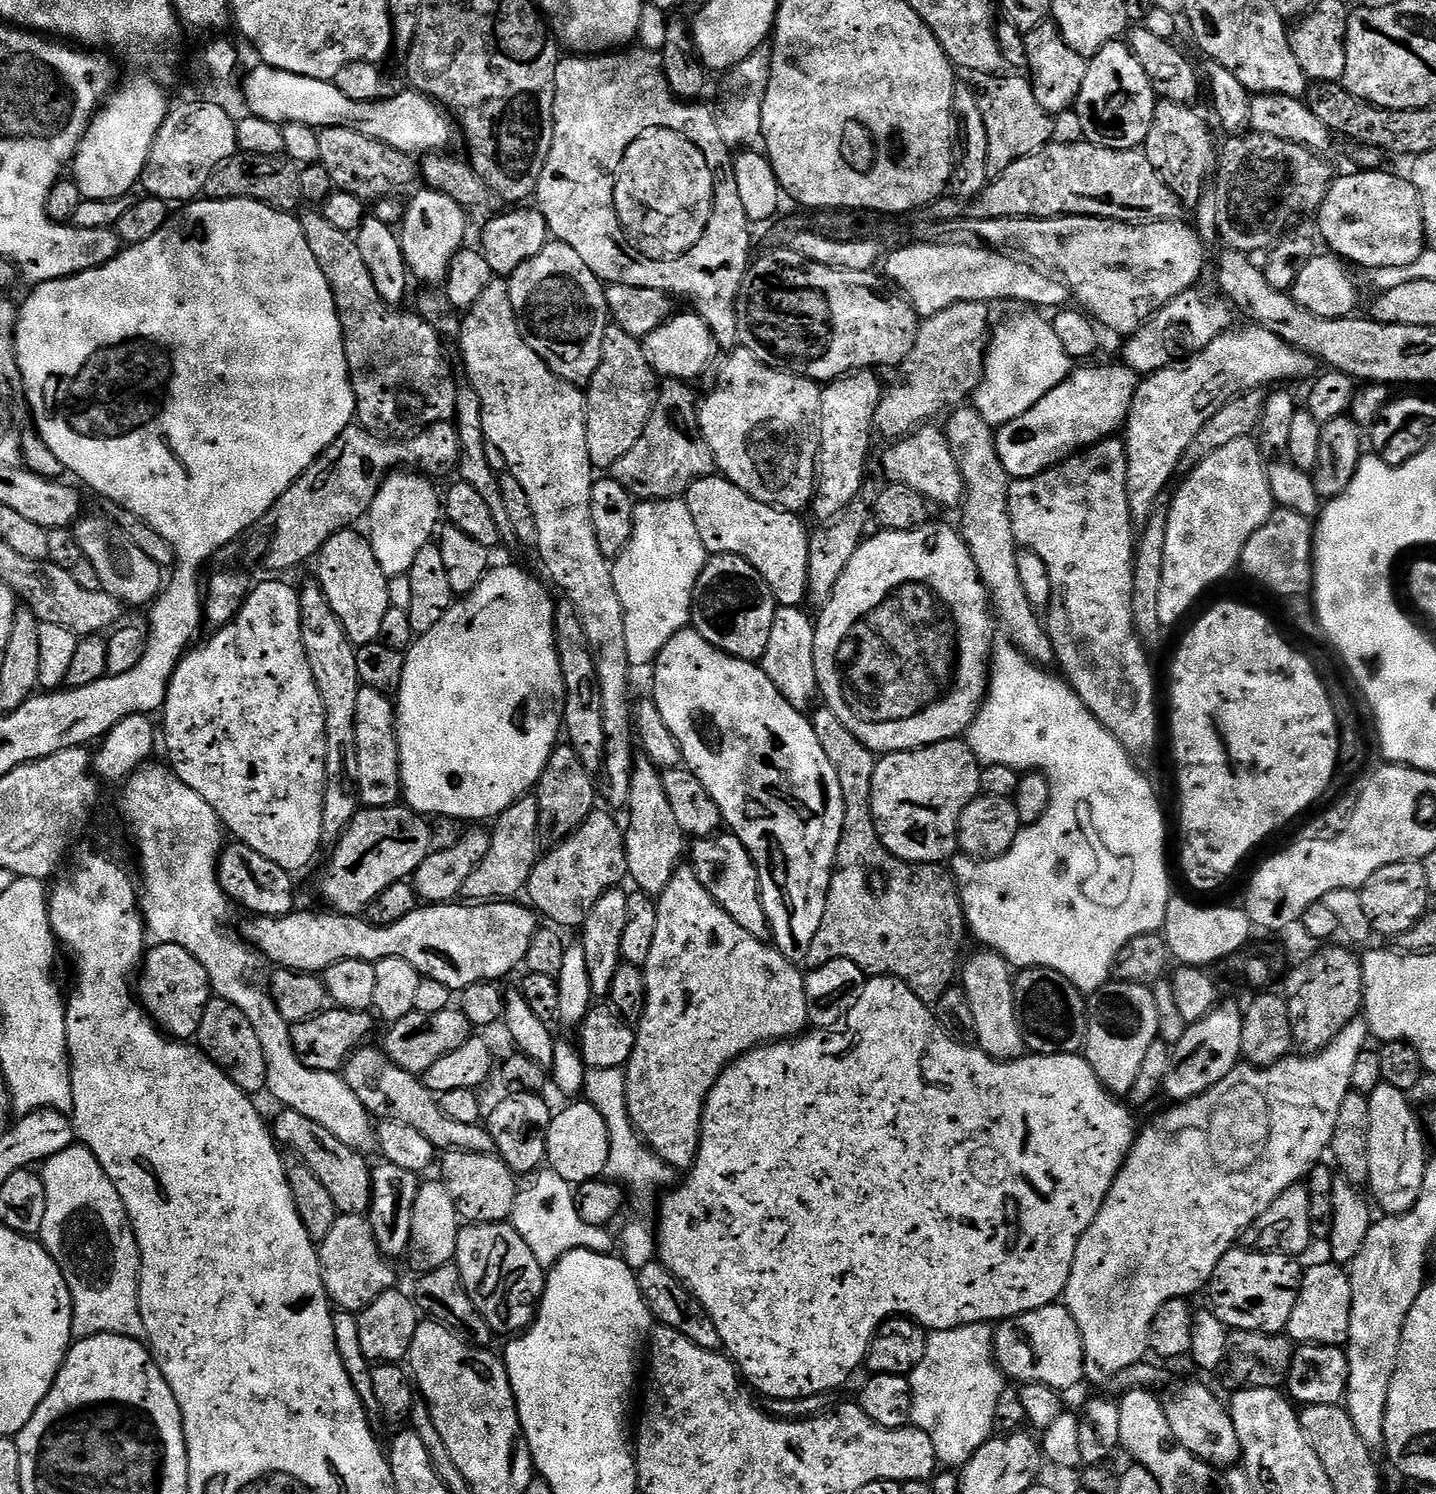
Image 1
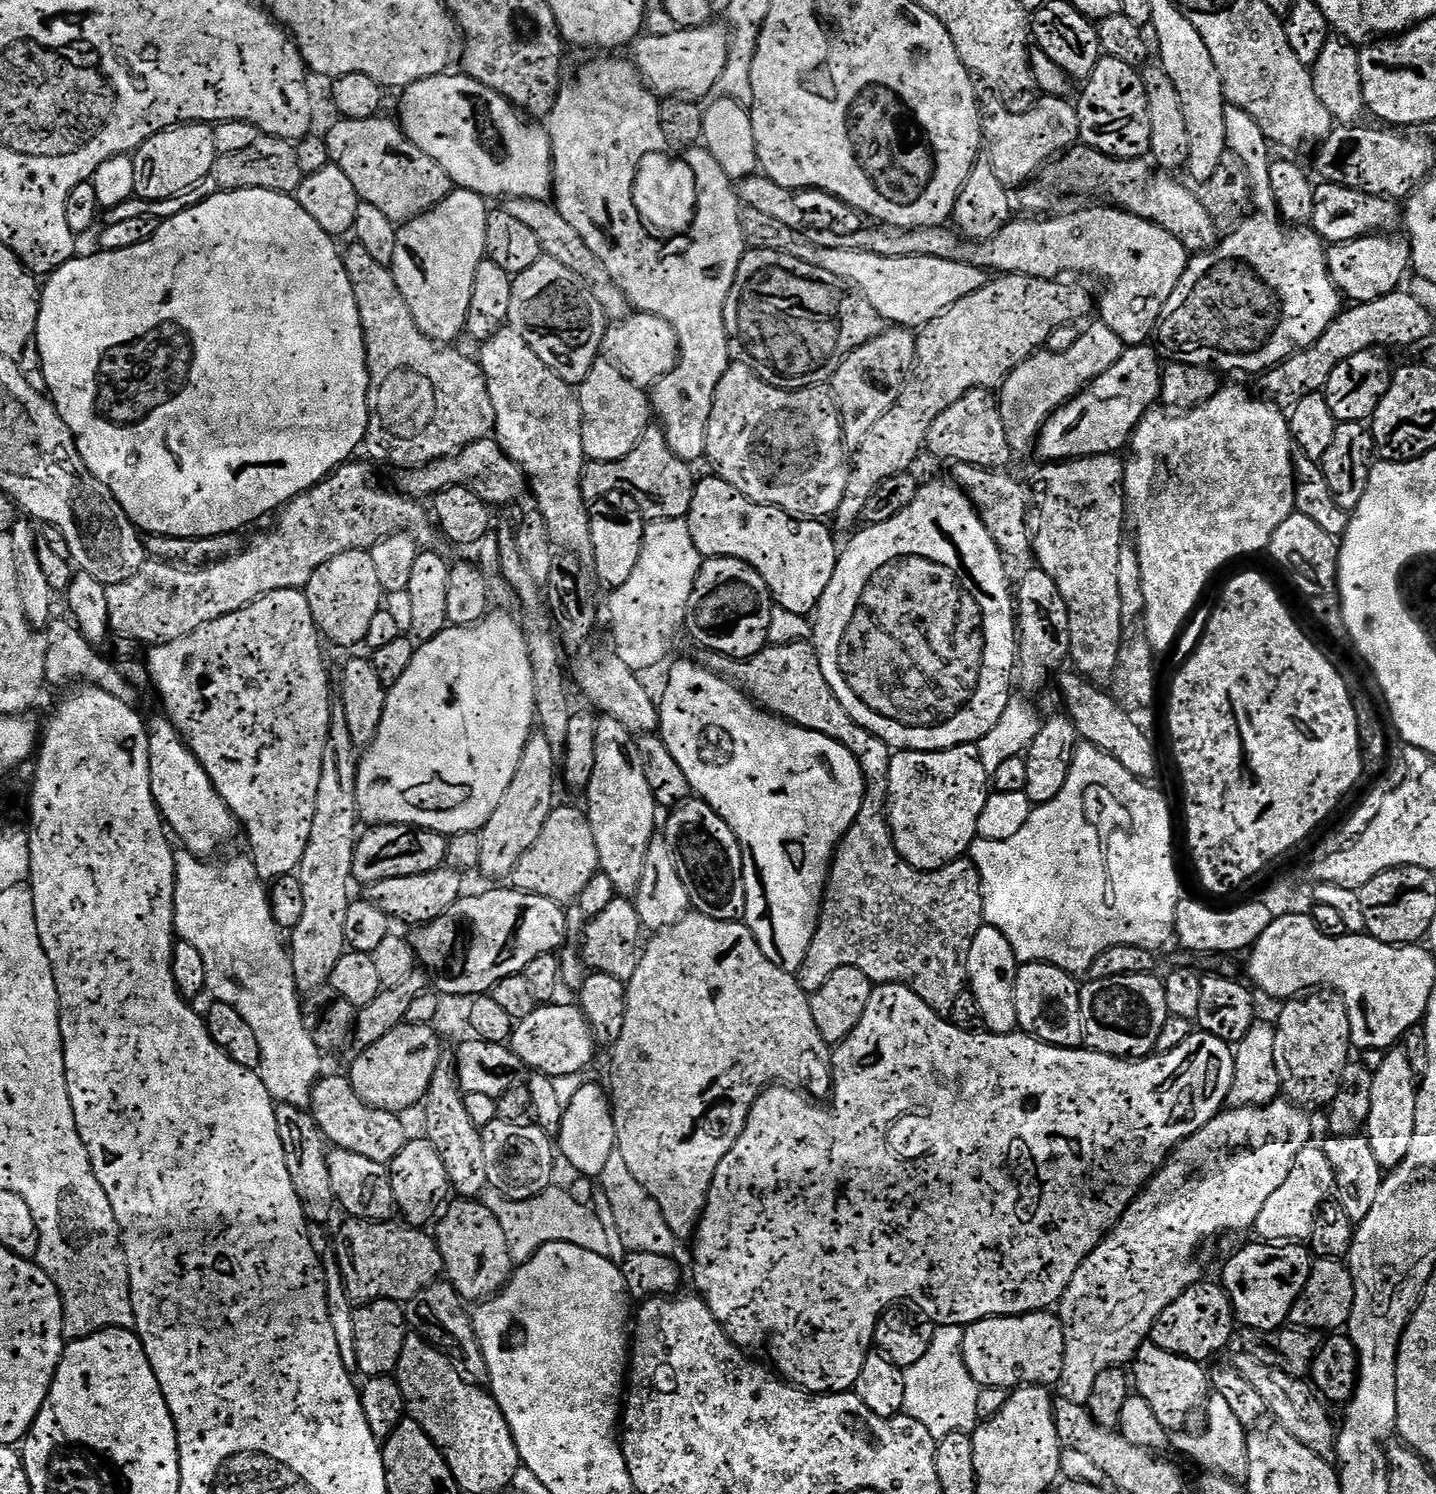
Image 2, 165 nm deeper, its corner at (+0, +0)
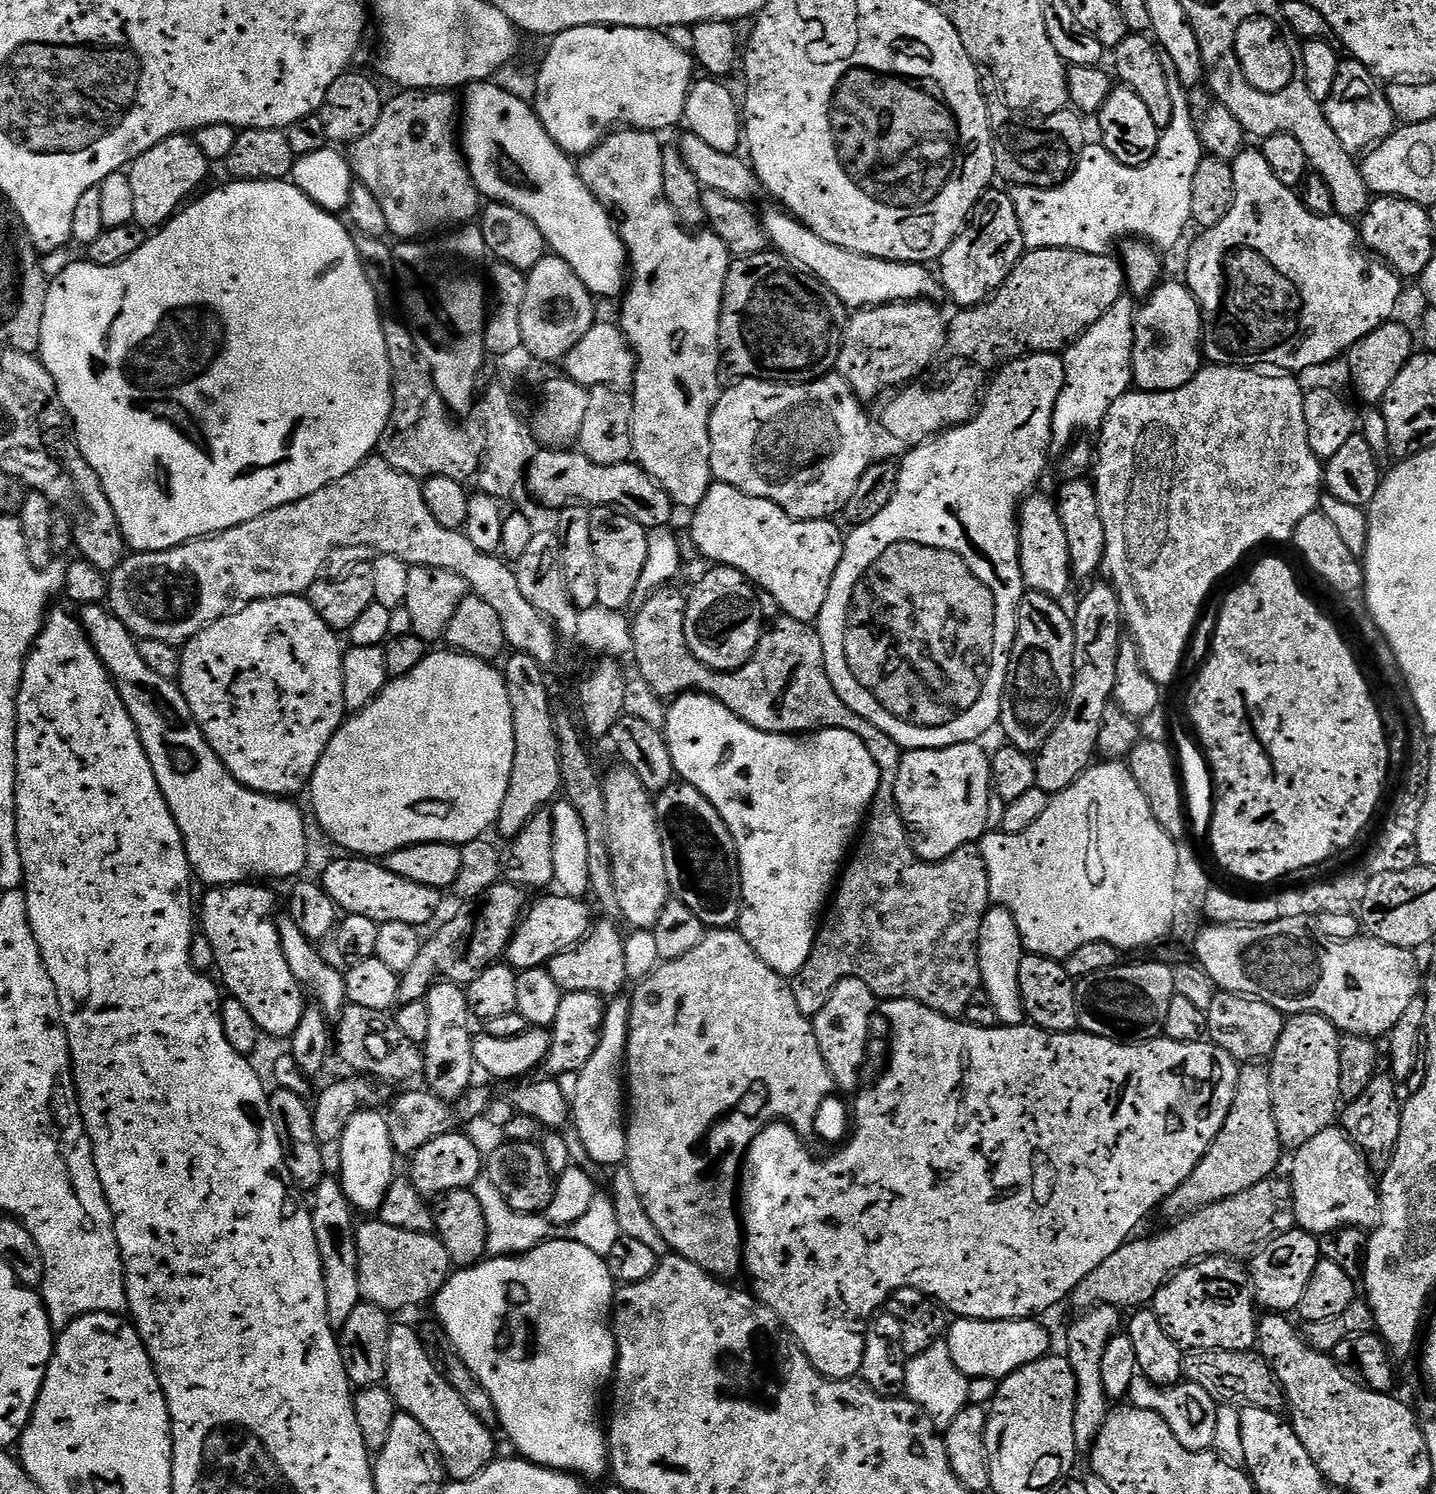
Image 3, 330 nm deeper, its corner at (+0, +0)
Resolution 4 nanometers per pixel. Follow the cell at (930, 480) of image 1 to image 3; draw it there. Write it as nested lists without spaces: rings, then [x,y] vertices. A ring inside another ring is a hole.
[[[1033,490],[1020,501],[1018,509],[1018,558],[1020,559],[1020,569],[1024,579],[1024,587],[1027,591],[1046,594],[1052,600],[1063,601],[1064,595],[1071,590],[1074,585],[1072,574],[1072,563],[1070,562],[1070,542],[1066,542],[1066,530],[1062,527],[1062,518],[1057,501],[1052,500],[1041,490]]]

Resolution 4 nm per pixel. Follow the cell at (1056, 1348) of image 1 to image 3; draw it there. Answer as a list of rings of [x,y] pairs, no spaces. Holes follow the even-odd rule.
[[[956,1318],[951,1321],[946,1333],[946,1339],[950,1346],[950,1358],[954,1358],[954,1366],[962,1370],[962,1374],[969,1378],[990,1378],[997,1382],[1004,1377],[1014,1374],[1022,1366],[1030,1362],[1038,1362],[1044,1356],[1049,1355],[1052,1340],[1042,1325],[1036,1324],[1035,1319],[1027,1320],[966,1320]]]

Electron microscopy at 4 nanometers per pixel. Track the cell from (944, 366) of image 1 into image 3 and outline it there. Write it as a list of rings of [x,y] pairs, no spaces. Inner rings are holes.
[[[1066,248],[1028,250],[1021,256],[1020,261],[1016,263],[1016,267],[1013,268],[1012,273],[1006,278],[1006,282],[993,296],[988,297],[987,300],[983,300],[981,304],[975,304],[973,308],[965,308],[957,311],[958,314],[953,320],[951,317],[950,323],[946,328],[946,348],[948,344],[949,350],[952,351],[954,355],[961,356],[964,362],[971,362],[976,366],[989,366],[988,364],[1003,366],[1010,360],[1019,360],[1020,357],[1034,352],[1054,352],[1060,354],[1063,353],[1069,345],[1075,343],[1088,328],[1094,326],[1094,324],[1118,302],[1120,296],[1125,295],[1125,292],[1126,281],[1124,279],[1124,266],[1115,255],[1088,253],[1078,249]]]

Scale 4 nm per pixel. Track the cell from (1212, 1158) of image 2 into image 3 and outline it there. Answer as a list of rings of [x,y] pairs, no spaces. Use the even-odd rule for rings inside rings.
[[[1101,1306],[1089,1308],[1068,1328],[1068,1349],[1066,1355],[1074,1370],[1076,1379],[1076,1409],[1074,1410],[1074,1438],[1076,1447],[1080,1450],[1091,1449],[1096,1441],[1098,1430],[1106,1422],[1110,1411],[1110,1401],[1102,1386],[1102,1353],[1112,1336],[1117,1335],[1122,1328],[1122,1312],[1118,1308]]]

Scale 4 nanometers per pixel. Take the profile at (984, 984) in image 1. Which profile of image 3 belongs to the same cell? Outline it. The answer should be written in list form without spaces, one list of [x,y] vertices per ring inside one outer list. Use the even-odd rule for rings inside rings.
[[[999,906],[989,907],[988,913],[982,918],[982,930],[978,938],[978,966],[982,990],[990,994],[990,1003],[994,1005],[994,1014],[1001,1025],[1013,1028],[1025,1023],[1024,1003],[1022,1002],[1022,986],[1018,986],[1018,966],[1022,966],[1025,956],[1024,943],[1018,930],[1018,922],[1014,922],[1014,914]]]

